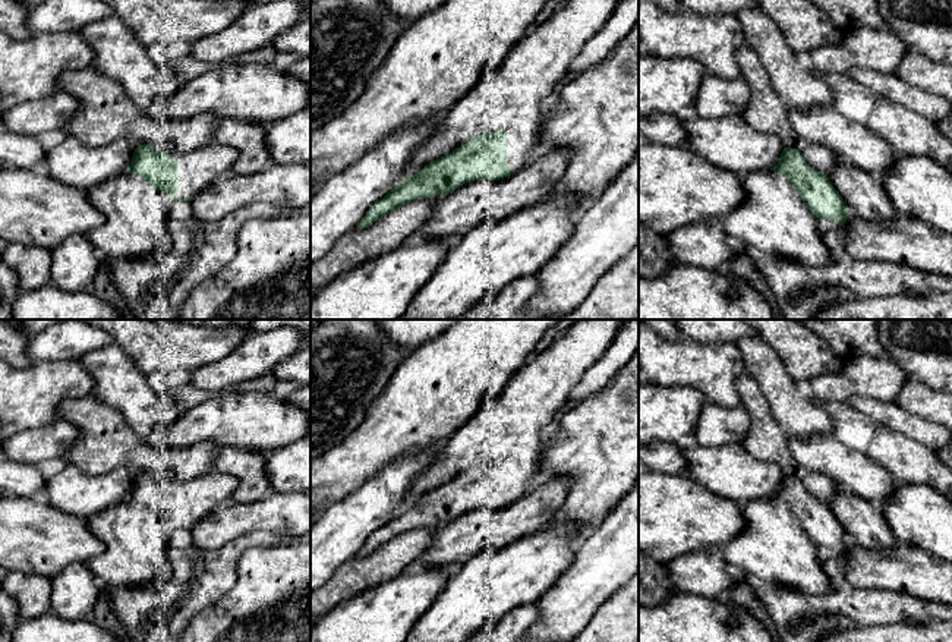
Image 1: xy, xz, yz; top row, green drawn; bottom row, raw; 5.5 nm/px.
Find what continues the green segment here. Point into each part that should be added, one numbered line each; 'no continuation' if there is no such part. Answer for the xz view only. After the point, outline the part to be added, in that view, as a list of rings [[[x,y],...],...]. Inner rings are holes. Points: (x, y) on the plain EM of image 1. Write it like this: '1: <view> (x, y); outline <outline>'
1: xz (513, 424); outline [[[579,320],[545,352],[533,355],[502,390],[485,397],[477,412],[447,440],[438,459],[410,487],[404,507],[470,468],[497,459],[507,460],[510,497],[514,500],[526,495],[539,475],[546,438],[558,422],[558,412],[571,390],[605,356],[620,325],[621,320]]]

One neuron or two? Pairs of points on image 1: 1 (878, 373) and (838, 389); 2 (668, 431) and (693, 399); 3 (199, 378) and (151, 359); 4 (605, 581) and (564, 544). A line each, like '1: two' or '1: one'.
1: one
2: one
3: two
4: two

